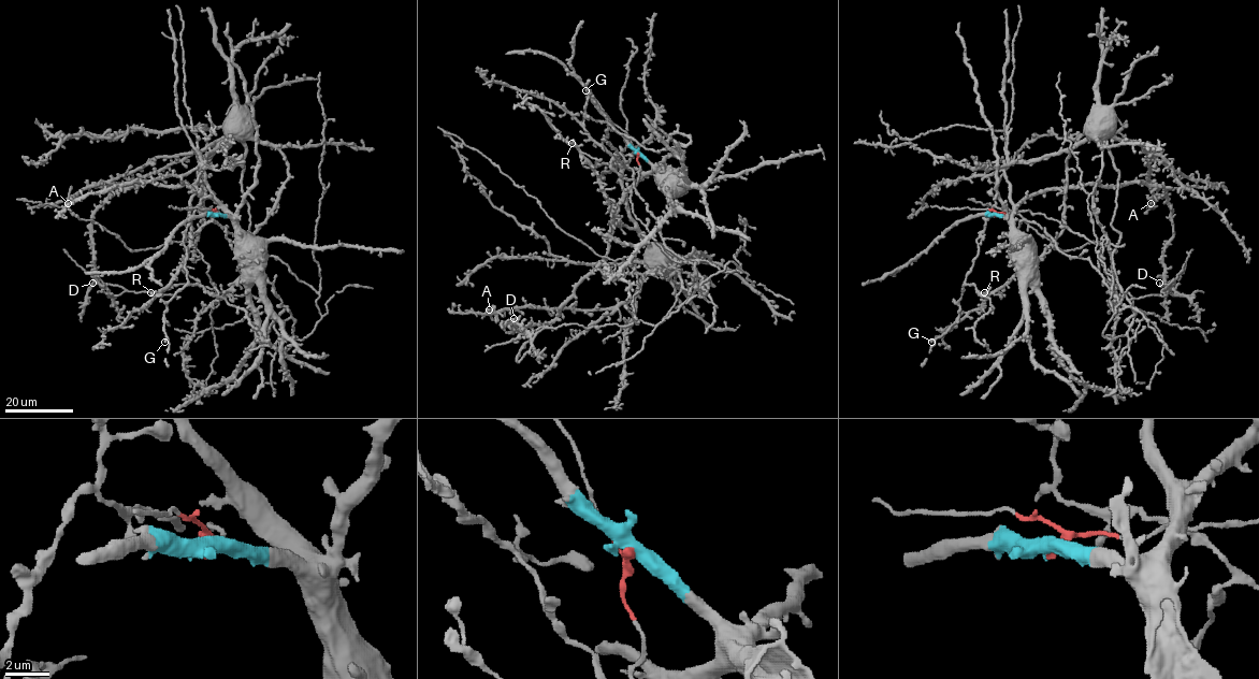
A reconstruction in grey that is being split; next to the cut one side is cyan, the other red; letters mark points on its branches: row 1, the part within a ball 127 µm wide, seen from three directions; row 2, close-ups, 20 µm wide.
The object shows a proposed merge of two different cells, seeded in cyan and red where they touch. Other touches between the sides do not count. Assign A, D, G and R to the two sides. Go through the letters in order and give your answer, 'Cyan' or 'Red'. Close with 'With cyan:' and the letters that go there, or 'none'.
A: Red
D: Cyan
G: Cyan
R: Red
With cyan: D, G

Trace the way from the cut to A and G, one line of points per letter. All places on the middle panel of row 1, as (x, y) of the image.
A: (637, 154), (633, 213), (675, 262), (694, 251), (709, 260), (671, 256), (613, 306), (489, 309)
G: (637, 154), (650, 171), (622, 164), (617, 155), (621, 154), (604, 135), (609, 124), (585, 118), (585, 90)

